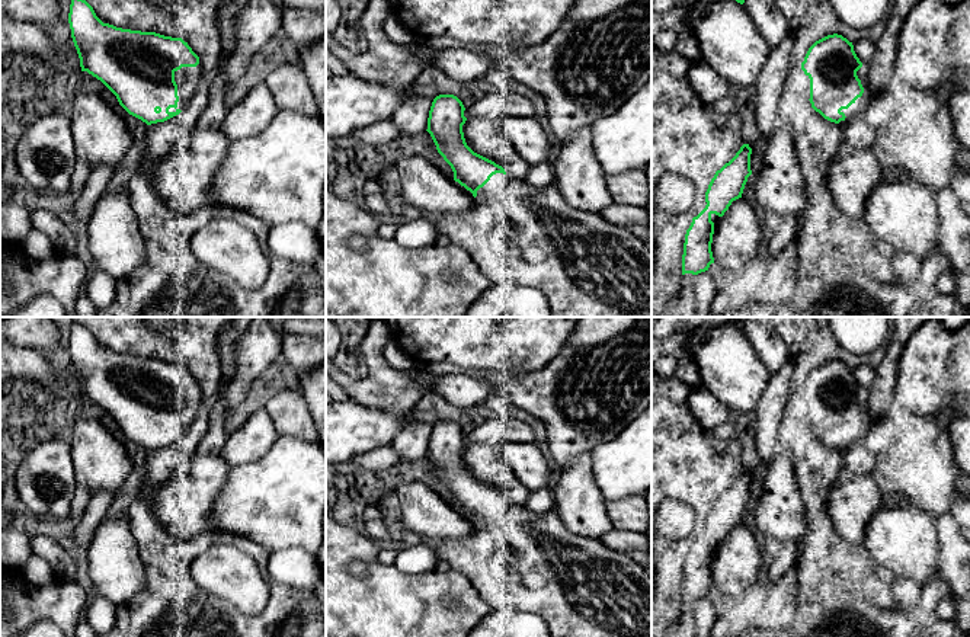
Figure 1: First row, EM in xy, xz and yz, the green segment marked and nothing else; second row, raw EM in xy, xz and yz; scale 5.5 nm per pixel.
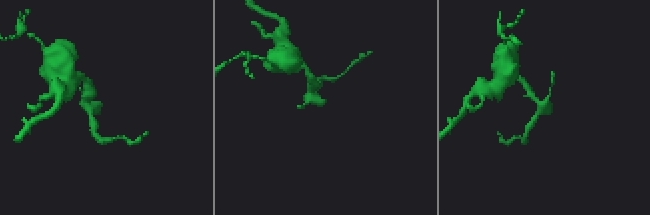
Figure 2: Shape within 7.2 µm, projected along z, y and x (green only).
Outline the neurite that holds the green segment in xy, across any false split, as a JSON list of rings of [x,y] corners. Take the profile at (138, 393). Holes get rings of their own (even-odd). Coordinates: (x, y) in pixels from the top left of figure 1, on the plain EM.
[[[79,323],[71,324],[68,349],[81,397],[100,406],[129,441],[147,451],[179,441],[202,410],[204,393],[199,382],[182,364],[103,349],[93,333]]]

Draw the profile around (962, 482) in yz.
[[[947,428],[939,433],[937,446],[939,451],[950,455],[951,468],[954,471],[955,492],[958,492],[961,494],[961,497],[970,497],[970,478],[957,467],[957,464],[951,455],[953,442],[951,442],[950,432]]]

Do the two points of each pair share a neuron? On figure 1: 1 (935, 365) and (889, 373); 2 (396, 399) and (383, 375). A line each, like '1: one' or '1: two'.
1: two
2: one

